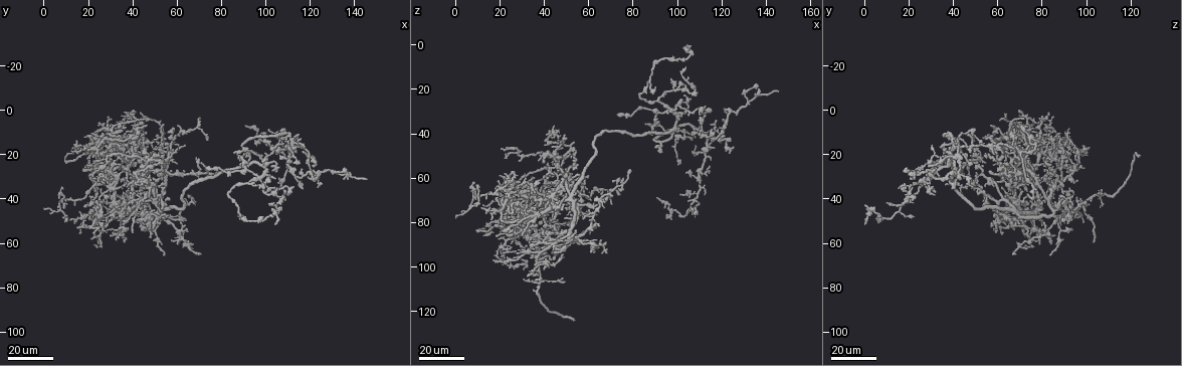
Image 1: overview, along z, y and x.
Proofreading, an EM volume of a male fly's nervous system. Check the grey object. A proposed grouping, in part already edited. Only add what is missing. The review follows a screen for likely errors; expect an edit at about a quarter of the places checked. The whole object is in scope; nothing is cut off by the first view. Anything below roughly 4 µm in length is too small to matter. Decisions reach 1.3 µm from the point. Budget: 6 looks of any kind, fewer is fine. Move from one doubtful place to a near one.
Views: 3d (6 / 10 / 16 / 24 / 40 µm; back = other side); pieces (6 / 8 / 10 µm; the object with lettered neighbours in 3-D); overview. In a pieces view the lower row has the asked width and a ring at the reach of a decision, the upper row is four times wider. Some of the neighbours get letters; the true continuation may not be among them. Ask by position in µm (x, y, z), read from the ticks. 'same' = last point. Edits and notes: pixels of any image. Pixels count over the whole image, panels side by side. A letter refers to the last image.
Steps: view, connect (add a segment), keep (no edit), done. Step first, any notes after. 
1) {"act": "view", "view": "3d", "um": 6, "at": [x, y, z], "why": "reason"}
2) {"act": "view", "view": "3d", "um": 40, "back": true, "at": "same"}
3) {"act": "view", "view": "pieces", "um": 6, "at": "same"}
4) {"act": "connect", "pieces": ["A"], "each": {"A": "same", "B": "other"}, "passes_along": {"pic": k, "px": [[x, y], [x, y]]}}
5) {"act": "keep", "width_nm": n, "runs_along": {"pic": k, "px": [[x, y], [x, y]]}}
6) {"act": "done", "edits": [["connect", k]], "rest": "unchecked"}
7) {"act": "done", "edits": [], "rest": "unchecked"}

{"act": "view", "view": "3d", "um": 40, "at": [54, 20, 124], "why": "end of a long branch"}

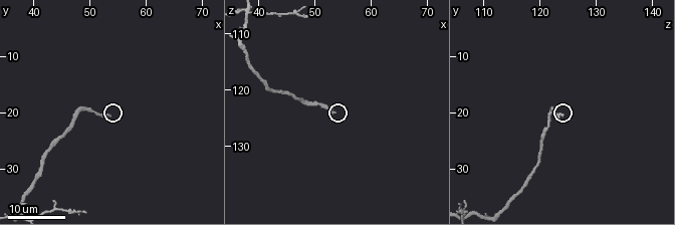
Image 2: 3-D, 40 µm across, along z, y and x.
{"act": "view", "view": "pieces", "um": 6, "at": [53.5, 20.5, 124.0]}

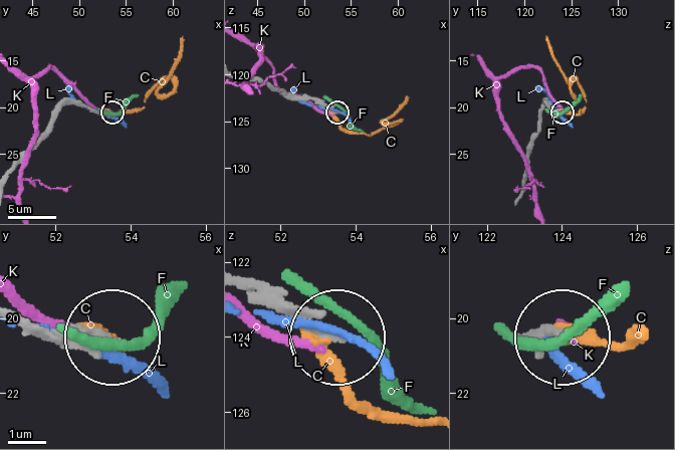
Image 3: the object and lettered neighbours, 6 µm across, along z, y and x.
{"act": "keep", "width_nm": 220, "each": {"C": "other", "F": "other", "K": "other", "L": "other"}, "runs_along": {"pic": 3, "px": [[246, 284], [329, 335]]}, "found": "no lettered segment goes on from it"}

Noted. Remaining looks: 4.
{"act": "view", "view": "3d", "um": 40, "at": [44, 34, 79], "why": "tapers out"}

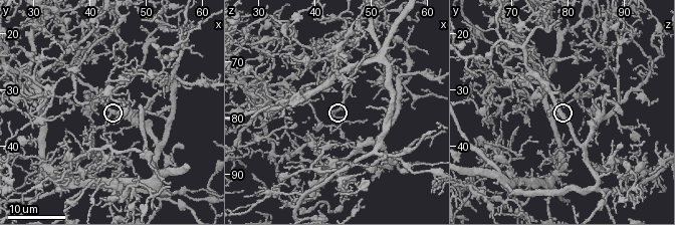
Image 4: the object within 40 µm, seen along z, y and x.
{"act": "view", "view": "pieces", "um": 8, "at": [42.5, 33.0, 79.0]}

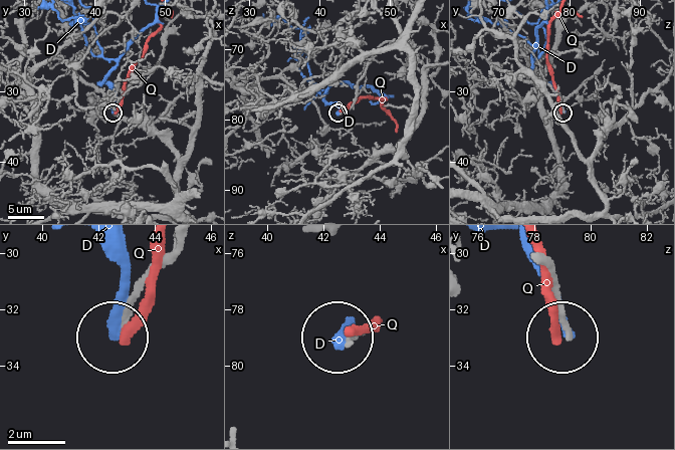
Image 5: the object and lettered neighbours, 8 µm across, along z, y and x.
{"act": "keep", "each": {"D": "other", "Q": "other"}, "runs_along": {"pic": 5, "px": [[539, 262], [551, 276], [569, 331]]}, "found": "no lettered segment goes on from it"}

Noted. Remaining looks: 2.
{"act": "view", "view": "3d", "um": 24, "at": [113, 12, 58], "why": "branch stops here"}

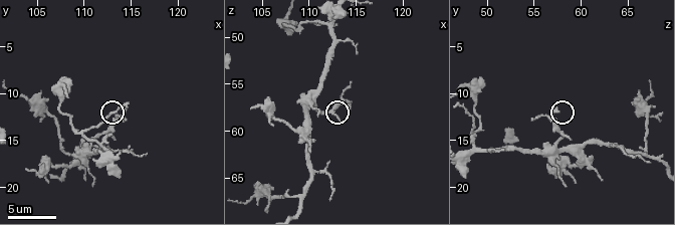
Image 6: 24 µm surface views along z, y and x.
{"act": "view", "view": "pieces", "um": 8, "at": [113.8, 11.4, 57.4]}

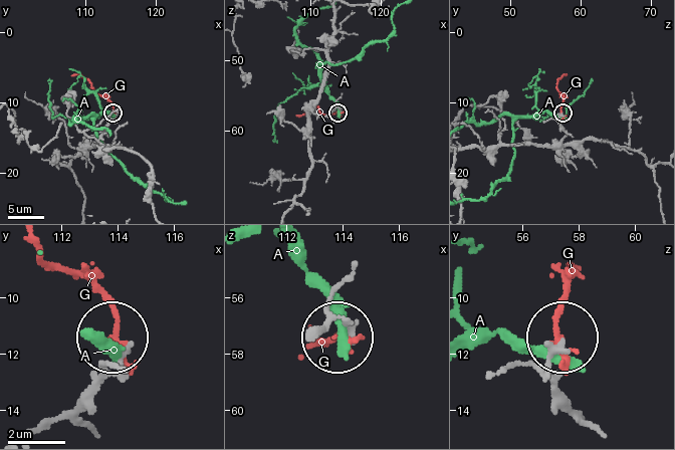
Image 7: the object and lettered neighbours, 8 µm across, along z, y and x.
{"act": "keep", "width_nm": 250, "each": {"A": "other", "G": "other"}, "found": "none of them fits"}

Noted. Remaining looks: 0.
{"act": "done", "edits": [], "rest": "unchecked"}

